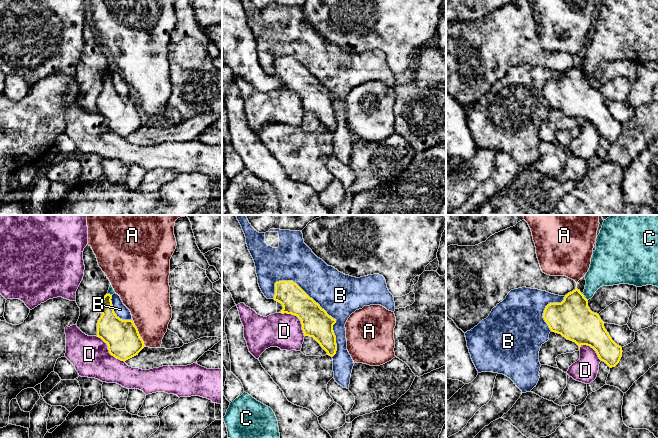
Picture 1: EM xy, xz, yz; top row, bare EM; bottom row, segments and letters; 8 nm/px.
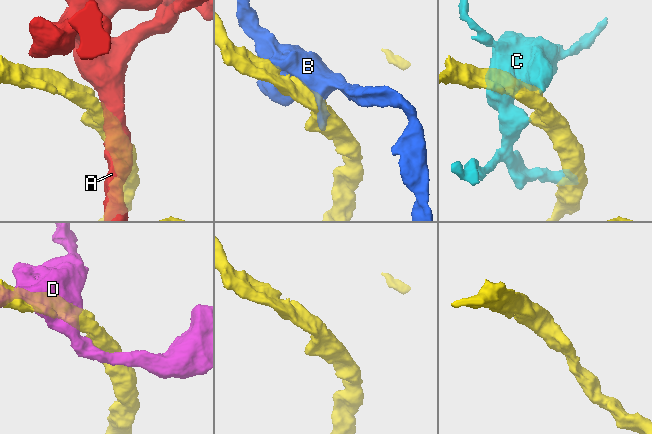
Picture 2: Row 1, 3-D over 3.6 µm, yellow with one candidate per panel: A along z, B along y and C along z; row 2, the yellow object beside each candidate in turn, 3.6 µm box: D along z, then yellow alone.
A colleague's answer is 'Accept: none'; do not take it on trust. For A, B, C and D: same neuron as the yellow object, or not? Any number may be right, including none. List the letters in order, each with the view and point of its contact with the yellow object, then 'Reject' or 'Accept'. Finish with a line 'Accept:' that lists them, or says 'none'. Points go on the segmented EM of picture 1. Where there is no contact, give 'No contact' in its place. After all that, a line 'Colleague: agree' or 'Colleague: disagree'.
A: Touches yellow at xy (138, 333). Reject
B: Touches yellow at xz (324, 310). Reject
C: Touches yellow at yz (586, 299). Reject
D: Touches yellow at xz (298, 317). Reject
Accept: none
Colleague: agree

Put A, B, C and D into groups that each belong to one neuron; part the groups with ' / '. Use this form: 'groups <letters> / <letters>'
groups A / B / C / D

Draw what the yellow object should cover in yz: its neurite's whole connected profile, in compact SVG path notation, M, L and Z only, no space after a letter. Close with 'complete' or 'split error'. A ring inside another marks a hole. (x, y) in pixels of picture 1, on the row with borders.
M577 287L561 303L548 304L543 318L552 332L575 342L579 350L582 345L590 346L610 368L619 363L622 347L612 340L599 314L590 310L588 300Z; complete

